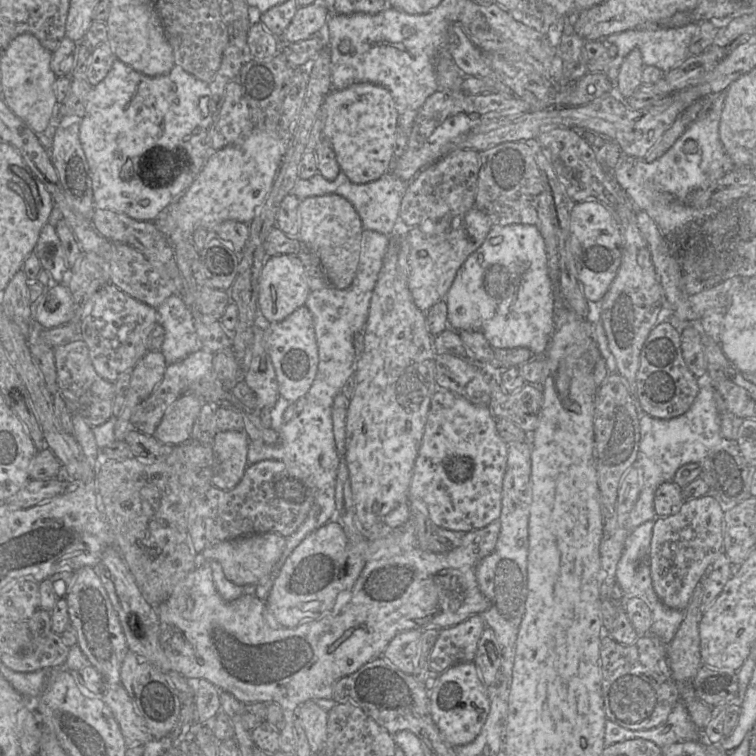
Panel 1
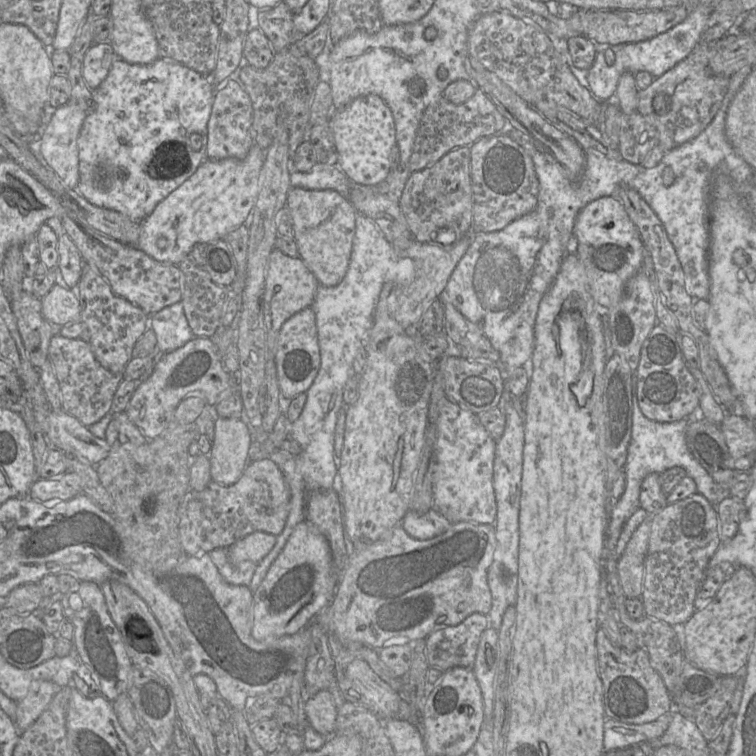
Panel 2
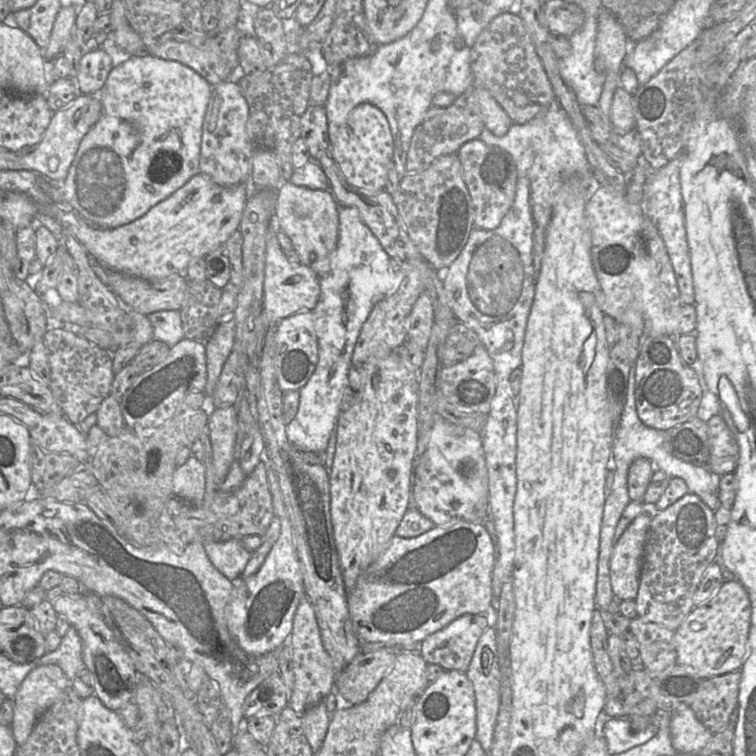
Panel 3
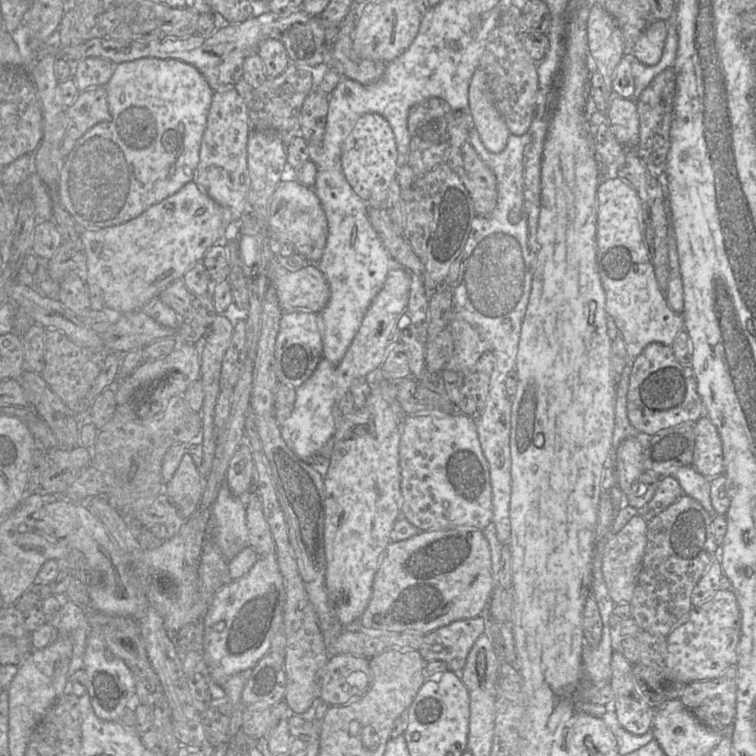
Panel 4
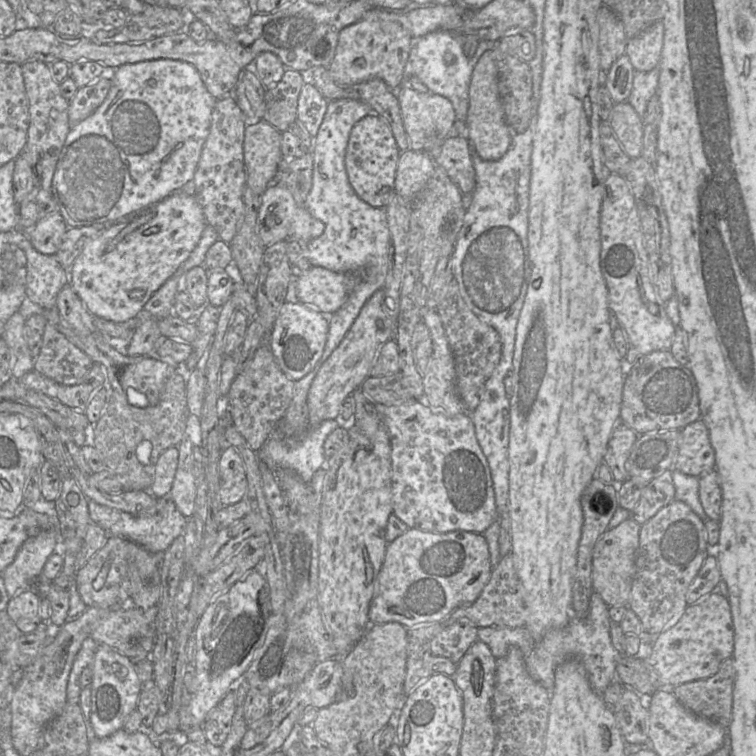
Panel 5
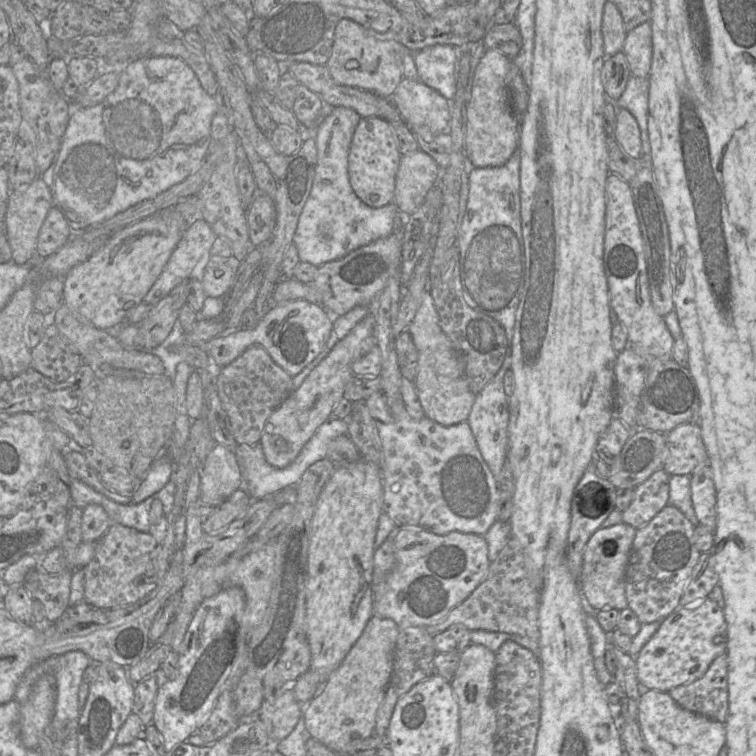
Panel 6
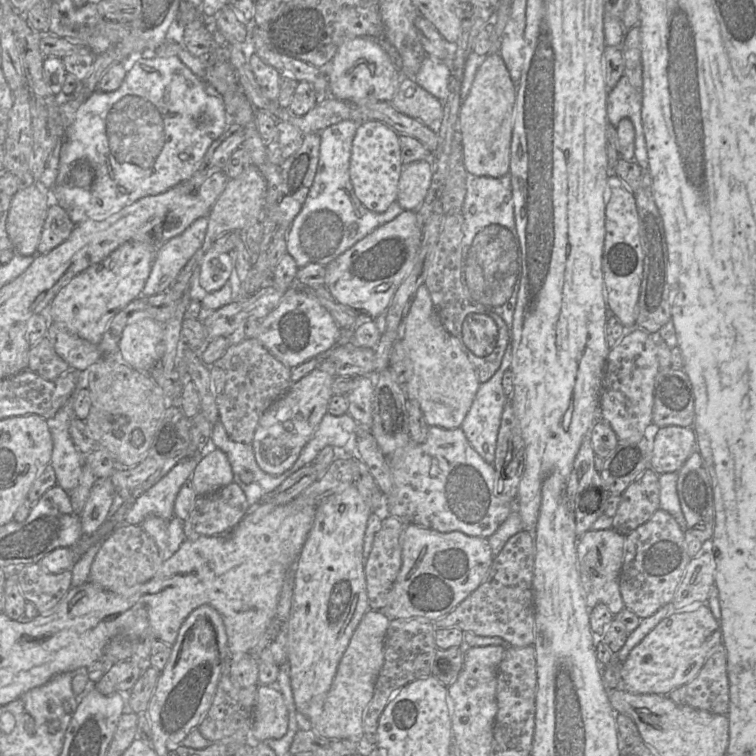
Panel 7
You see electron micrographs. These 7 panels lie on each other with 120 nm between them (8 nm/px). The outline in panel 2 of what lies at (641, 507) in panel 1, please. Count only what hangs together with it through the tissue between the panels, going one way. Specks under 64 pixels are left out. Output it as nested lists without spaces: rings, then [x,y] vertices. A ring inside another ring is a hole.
[[[636,375],[631,377],[632,387],[632,431],[631,439],[627,449],[626,463],[623,468],[626,477],[626,487],[623,494],[614,501],[609,515],[607,515],[607,526],[605,540],[602,549],[602,574],[607,576],[607,561],[616,560],[615,549],[624,524],[630,516],[640,507],[639,495],[644,478],[650,473],[662,473],[675,466],[683,467],[686,476],[691,477],[697,486],[697,492],[702,494],[713,506],[717,505],[730,495],[730,491],[714,482],[711,475],[695,459],[689,451],[685,432],[688,426],[688,418],[673,422],[657,422],[648,419],[641,411],[637,398]]]

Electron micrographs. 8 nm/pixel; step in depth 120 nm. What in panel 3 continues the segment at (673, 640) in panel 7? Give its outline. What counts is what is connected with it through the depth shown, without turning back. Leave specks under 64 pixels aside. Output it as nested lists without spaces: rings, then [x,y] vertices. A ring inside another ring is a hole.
[[[738,581],[723,583],[705,603],[692,608],[674,632],[677,664],[692,669],[707,679],[740,671],[748,650],[751,604],[744,586]]]

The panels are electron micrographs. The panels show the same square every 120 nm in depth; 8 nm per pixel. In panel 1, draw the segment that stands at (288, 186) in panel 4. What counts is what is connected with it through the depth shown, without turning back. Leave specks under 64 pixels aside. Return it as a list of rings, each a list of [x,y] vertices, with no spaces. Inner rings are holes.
[[[337,194],[311,196],[301,200],[298,208],[300,231],[298,239],[305,249],[320,261],[333,288],[348,288],[357,273],[364,227],[353,205]]]

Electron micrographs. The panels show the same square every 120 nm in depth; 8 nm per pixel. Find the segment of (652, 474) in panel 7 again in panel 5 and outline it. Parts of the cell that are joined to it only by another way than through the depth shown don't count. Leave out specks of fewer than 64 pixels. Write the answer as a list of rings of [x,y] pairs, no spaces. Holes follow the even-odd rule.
[[[666,470],[645,485],[637,505],[631,510],[631,517],[642,525],[673,499],[675,486],[672,470]]]

